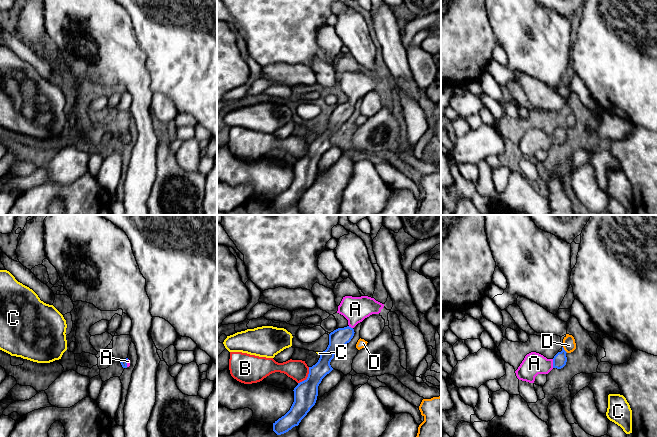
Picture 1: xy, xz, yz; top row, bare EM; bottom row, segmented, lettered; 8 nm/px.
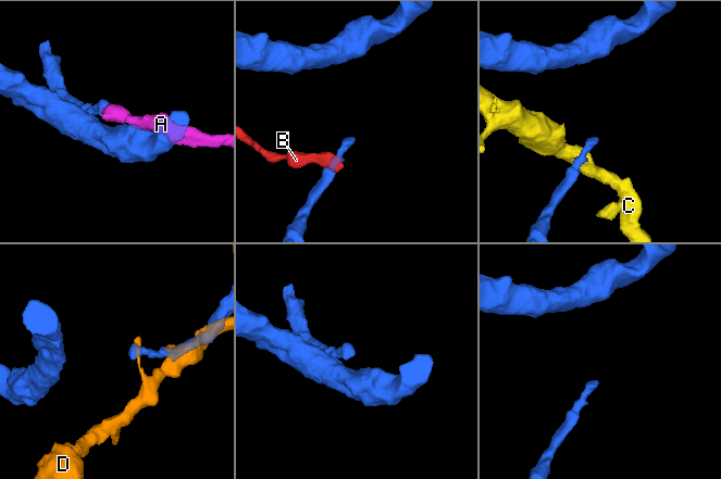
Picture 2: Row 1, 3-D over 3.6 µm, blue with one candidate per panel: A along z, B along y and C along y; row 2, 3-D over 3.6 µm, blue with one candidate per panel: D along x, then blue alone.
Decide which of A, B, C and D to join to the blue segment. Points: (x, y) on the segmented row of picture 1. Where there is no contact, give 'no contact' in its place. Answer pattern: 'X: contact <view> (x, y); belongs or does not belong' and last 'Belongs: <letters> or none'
A: contact yz (553, 363); belongs
B: contact xz (307, 377); does not belong
C: contact xz (321, 353); does not belong
D: contact yz (564, 350); does not belong
Belongs: A

